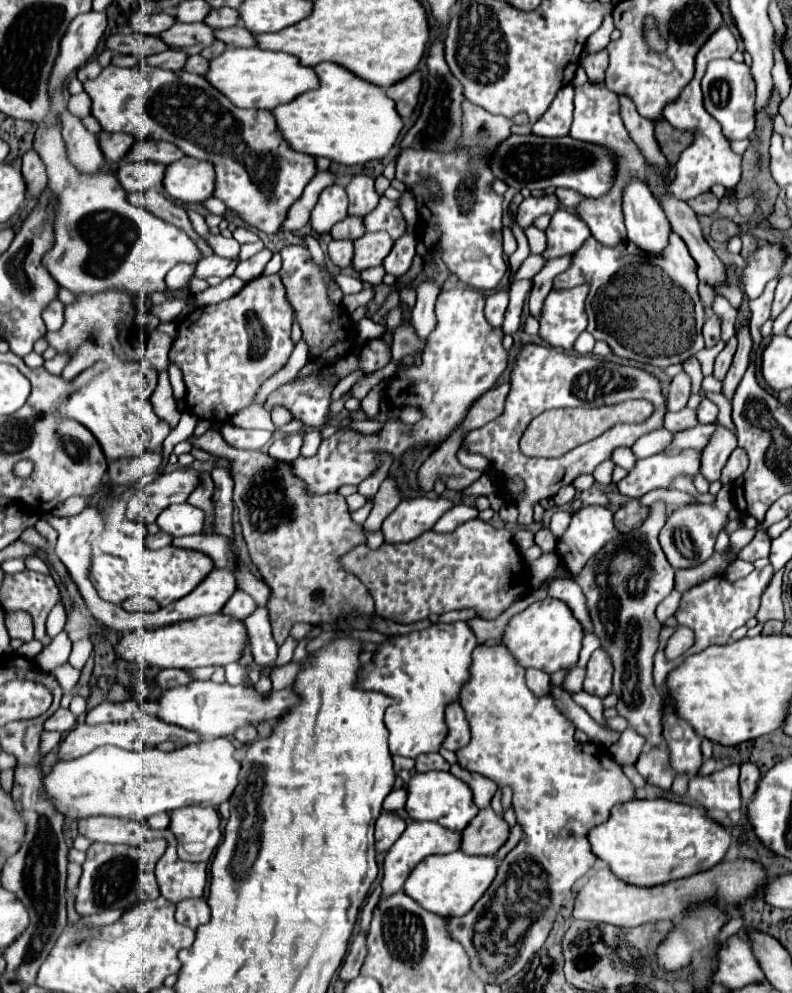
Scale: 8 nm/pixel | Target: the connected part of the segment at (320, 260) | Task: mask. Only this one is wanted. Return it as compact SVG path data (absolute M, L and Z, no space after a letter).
M307 235L305 238L306 246L312 256L312 260L320 266L320 268L326 268L325 265L325 253L321 249L319 241L314 237Z

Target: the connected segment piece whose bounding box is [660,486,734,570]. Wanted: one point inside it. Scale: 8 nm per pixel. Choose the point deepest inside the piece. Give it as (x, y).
(688, 538)

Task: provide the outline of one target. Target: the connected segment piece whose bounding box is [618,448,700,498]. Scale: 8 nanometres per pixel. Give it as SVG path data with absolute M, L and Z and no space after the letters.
M686 448L676 456L656 454L638 460L634 470L630 470L628 476L620 480L618 490L630 498L642 498L644 494L658 488L670 490L674 478L678 476L694 478L696 474L700 474L700 450Z

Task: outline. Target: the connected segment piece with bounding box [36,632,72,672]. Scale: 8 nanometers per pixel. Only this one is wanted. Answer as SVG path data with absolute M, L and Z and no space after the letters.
M60 632L50 646L46 646L38 656L36 656L36 662L42 670L48 670L52 672L56 666L64 664L70 656L70 648L72 648L72 642L70 638L66 636L66 632Z

